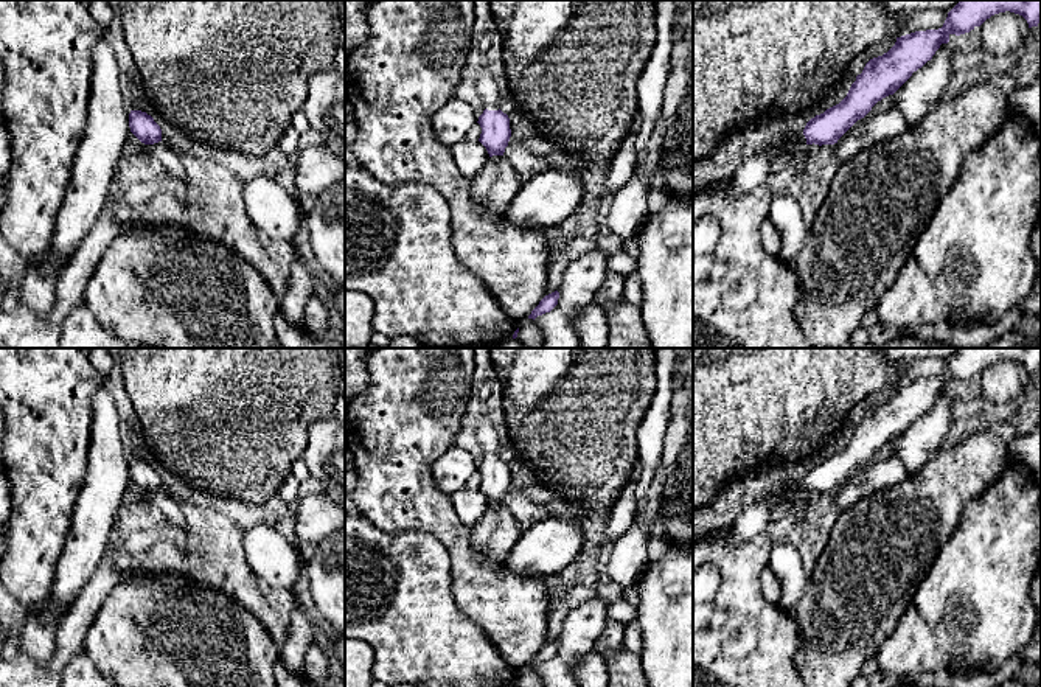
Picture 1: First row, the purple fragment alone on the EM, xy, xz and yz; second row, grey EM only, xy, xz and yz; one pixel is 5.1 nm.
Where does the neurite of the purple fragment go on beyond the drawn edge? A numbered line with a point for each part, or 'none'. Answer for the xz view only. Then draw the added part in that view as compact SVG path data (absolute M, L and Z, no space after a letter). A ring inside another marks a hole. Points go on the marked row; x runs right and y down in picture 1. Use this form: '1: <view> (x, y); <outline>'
1: xz (487, 86); M480 70L475 81L477 92L485 109L499 110L499 85L489 70Z

